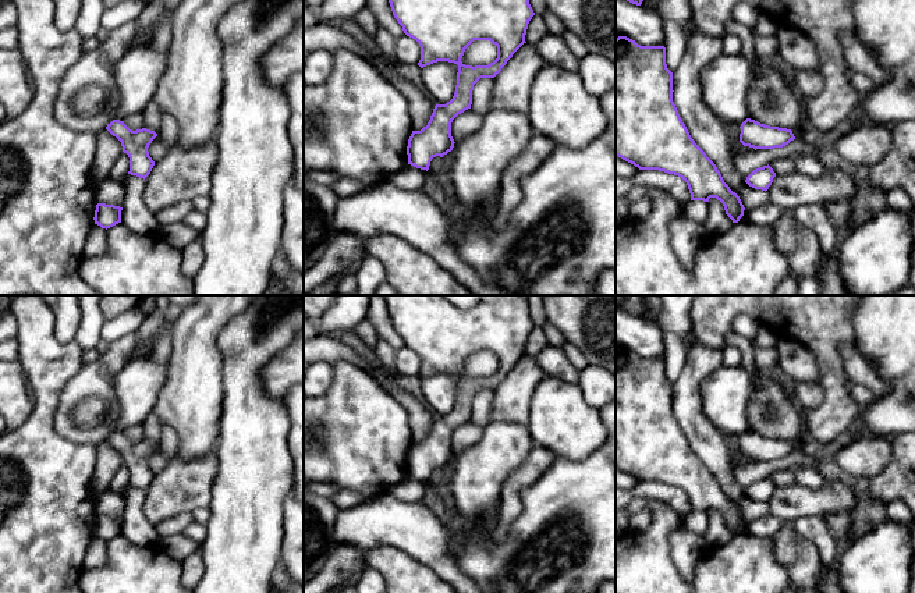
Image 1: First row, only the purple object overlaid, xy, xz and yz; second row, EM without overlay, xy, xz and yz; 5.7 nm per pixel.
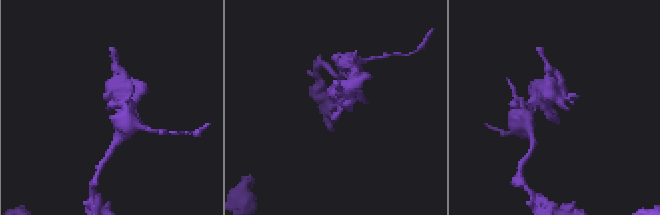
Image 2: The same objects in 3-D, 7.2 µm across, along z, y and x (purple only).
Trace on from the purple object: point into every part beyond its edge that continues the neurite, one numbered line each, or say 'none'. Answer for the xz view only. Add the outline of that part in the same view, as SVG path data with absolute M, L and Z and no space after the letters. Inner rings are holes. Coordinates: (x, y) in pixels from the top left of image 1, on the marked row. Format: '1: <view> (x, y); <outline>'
none

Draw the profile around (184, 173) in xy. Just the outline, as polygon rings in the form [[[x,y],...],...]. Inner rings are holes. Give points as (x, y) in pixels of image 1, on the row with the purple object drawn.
[[[216,139],[203,146],[173,146],[145,178],[143,200],[156,214],[182,200],[209,196],[217,160]]]

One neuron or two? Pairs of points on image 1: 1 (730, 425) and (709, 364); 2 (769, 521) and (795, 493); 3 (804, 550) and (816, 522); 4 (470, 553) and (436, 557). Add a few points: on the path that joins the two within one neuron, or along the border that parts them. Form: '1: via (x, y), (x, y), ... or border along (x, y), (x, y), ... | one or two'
1: border along (722, 365), (702, 383), (701, 404) | two
2: border along (769, 512), (781, 524) | two
3: border along (788, 524), (814, 544), (822, 563) | two
4: border along (454, 533), (457, 539), (456, 563), (472, 578) | two

